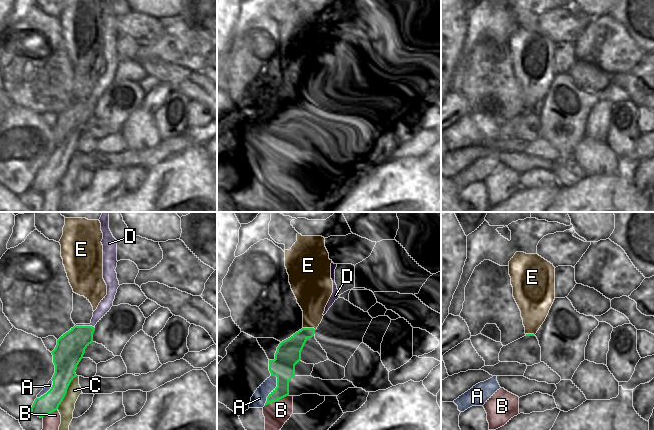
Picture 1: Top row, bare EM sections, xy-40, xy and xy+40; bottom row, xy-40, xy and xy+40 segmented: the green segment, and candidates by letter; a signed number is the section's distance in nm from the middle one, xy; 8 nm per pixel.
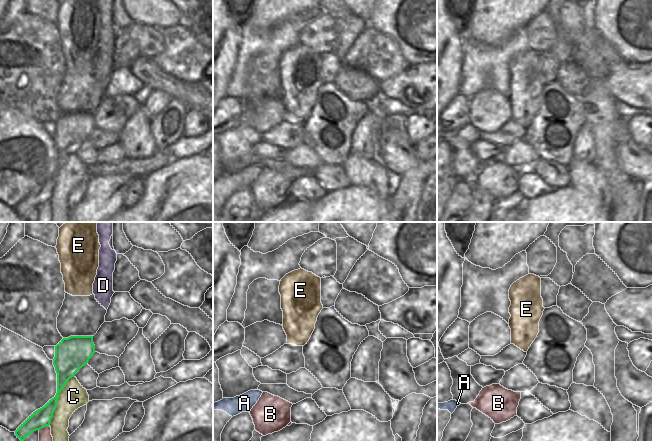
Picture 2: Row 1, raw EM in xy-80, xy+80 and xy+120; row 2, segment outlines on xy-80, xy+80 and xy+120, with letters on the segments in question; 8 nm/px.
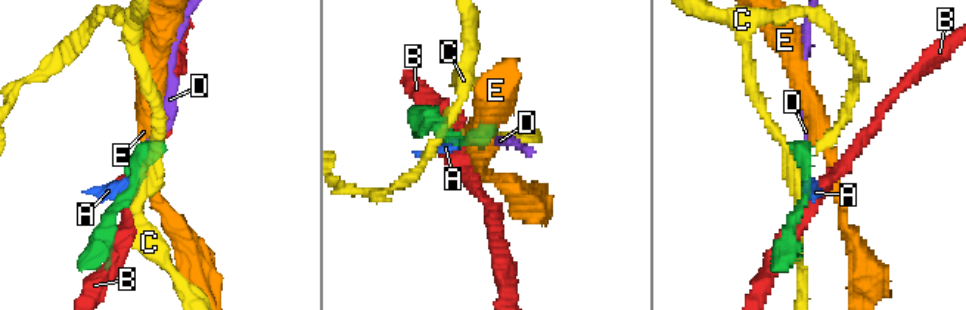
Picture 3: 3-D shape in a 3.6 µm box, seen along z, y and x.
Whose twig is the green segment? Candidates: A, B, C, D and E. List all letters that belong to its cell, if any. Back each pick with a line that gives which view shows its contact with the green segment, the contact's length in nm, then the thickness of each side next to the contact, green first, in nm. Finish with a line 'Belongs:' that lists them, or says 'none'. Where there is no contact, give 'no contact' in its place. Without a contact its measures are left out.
D: contact in xy-40; length 150 nm; calibres 240 and 100 nm
Belongs: D

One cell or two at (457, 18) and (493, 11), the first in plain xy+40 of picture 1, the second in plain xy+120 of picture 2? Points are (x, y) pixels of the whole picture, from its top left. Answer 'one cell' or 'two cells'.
two cells

